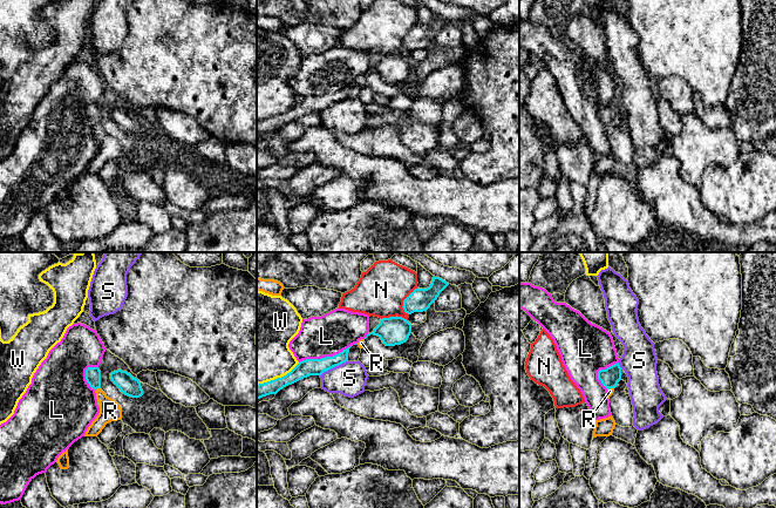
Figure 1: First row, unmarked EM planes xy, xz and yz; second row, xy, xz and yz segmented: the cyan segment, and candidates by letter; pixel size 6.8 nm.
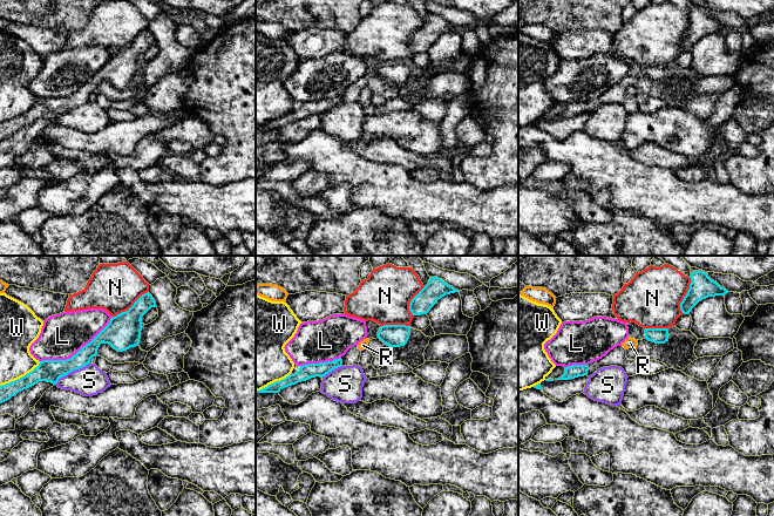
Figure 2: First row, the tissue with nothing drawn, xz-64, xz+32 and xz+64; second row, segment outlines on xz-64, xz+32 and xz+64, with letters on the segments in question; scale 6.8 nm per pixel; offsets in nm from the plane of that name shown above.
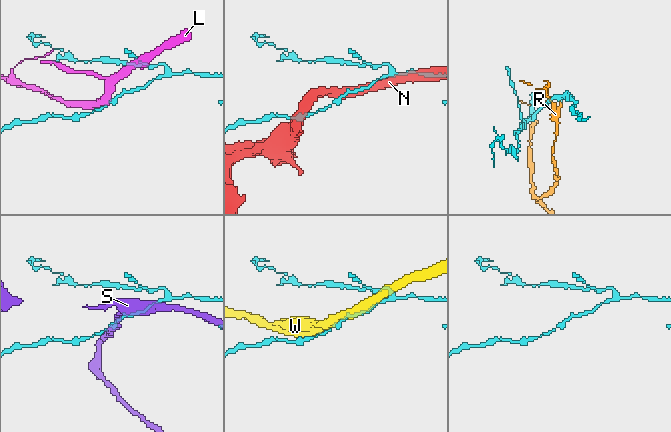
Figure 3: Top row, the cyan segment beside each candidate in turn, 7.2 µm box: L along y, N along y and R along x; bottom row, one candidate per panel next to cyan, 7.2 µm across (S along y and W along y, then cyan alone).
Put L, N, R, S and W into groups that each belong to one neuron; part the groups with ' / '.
L W / N / R / S

